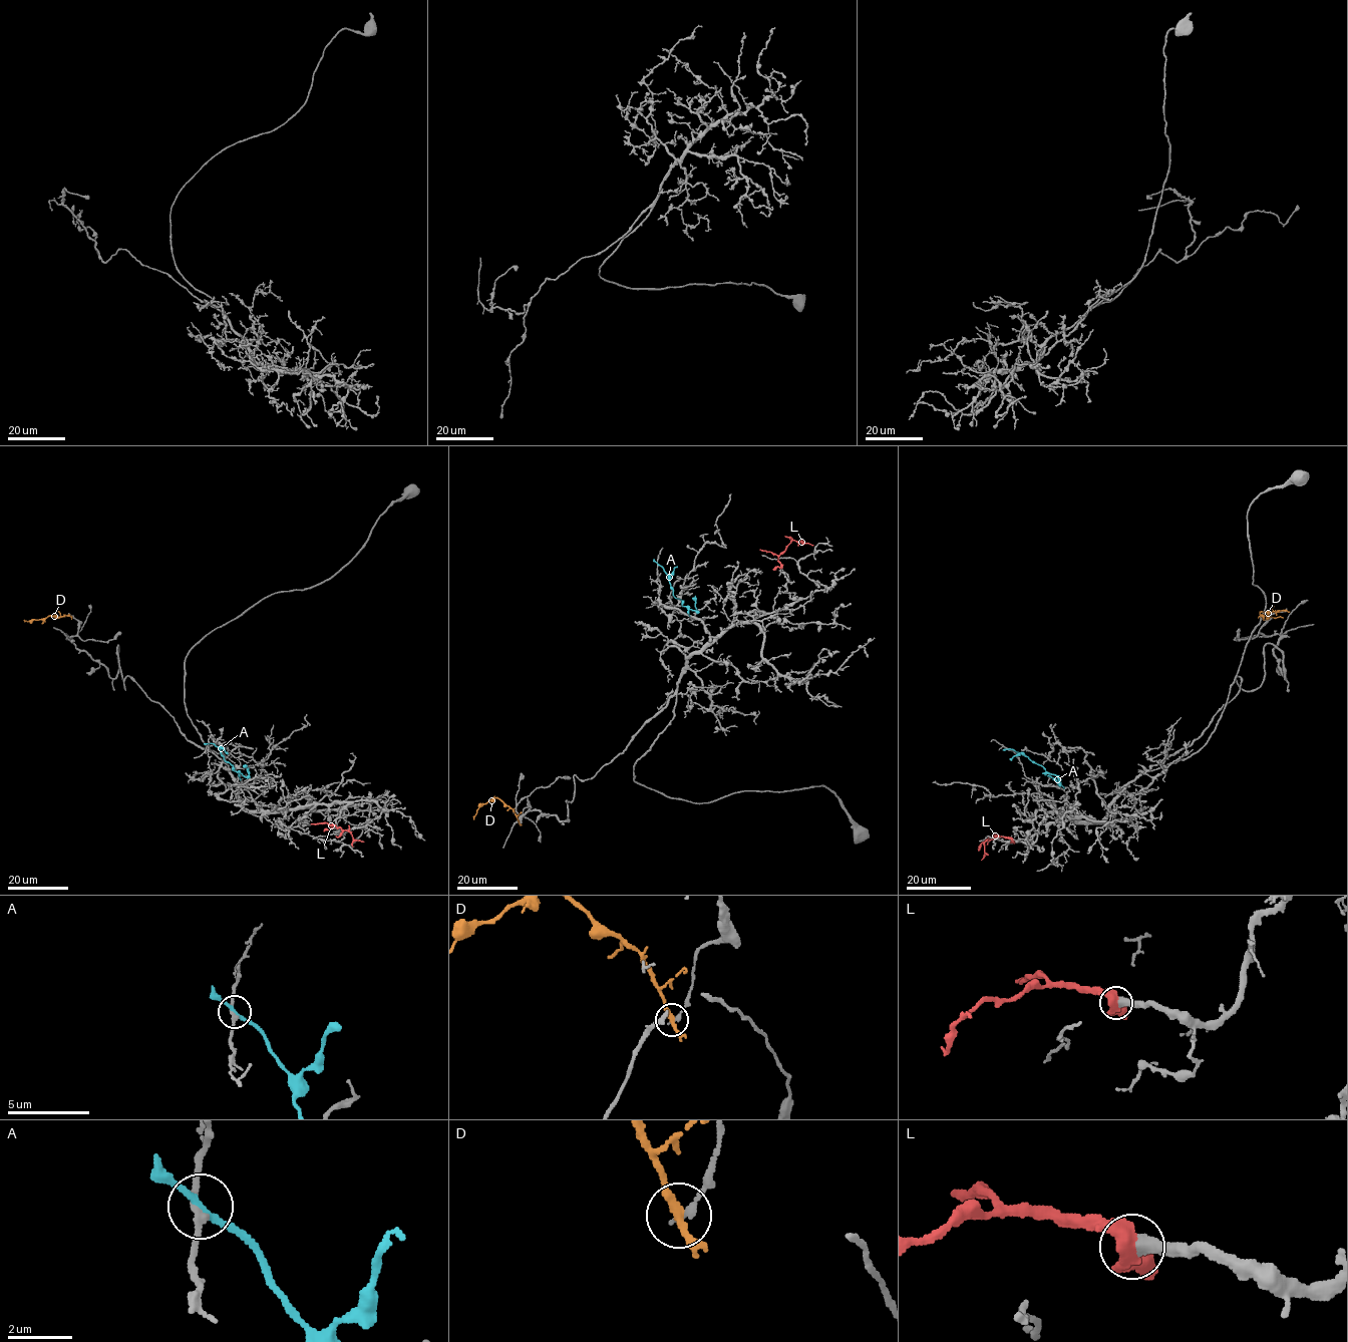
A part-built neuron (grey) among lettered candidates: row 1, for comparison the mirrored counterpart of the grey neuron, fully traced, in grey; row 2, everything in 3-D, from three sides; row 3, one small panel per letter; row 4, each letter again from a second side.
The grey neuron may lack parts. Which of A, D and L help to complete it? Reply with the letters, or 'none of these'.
L

